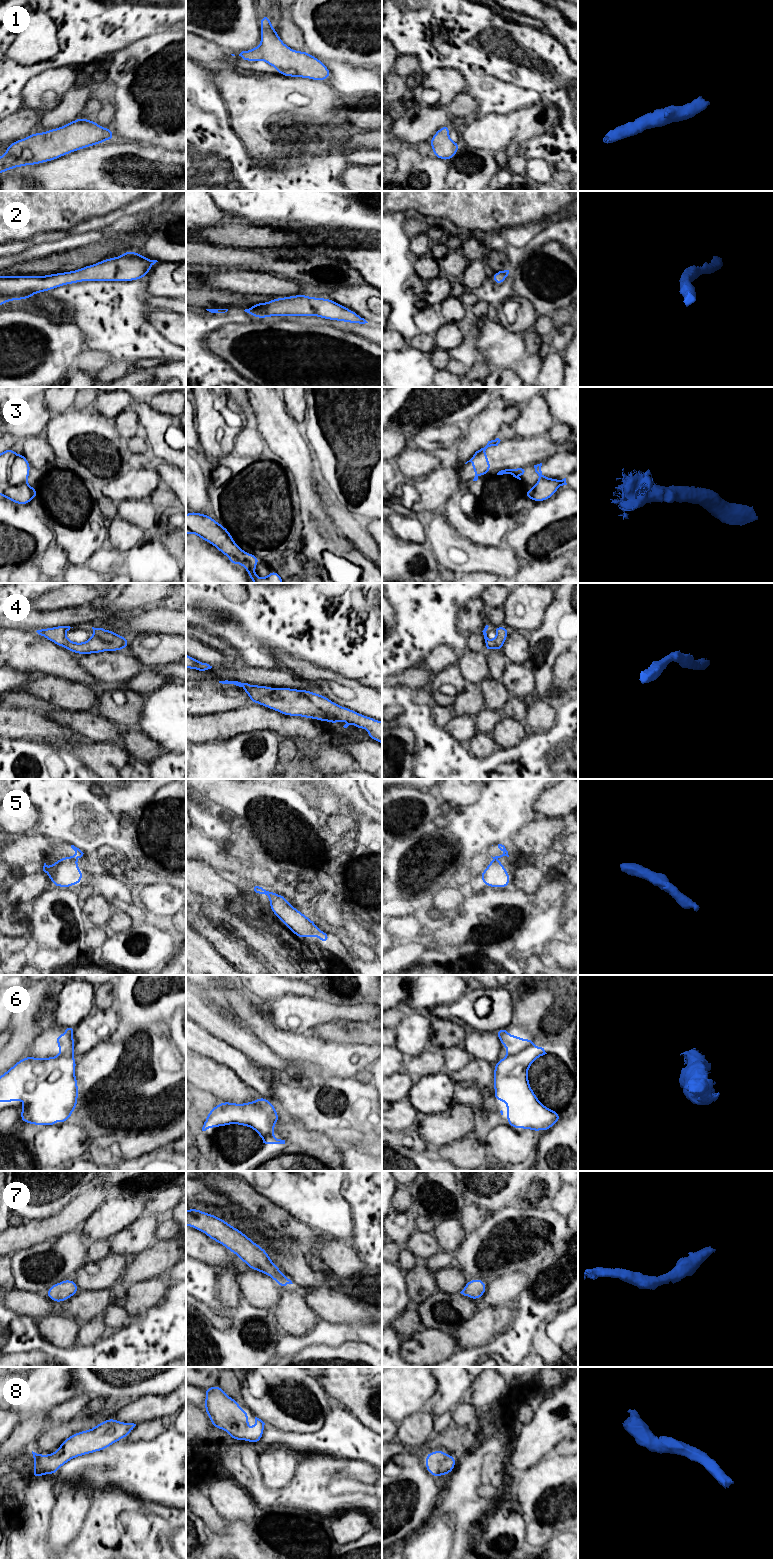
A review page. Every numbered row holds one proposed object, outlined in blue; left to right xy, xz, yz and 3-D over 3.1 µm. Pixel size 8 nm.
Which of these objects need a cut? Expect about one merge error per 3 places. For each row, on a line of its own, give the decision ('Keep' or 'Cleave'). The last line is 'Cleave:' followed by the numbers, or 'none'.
1: Keep
2: Keep
3: Keep
4: Keep
5: Cleave
6: Cleave
7: Keep
8: Keep
Cleave: 5, 6

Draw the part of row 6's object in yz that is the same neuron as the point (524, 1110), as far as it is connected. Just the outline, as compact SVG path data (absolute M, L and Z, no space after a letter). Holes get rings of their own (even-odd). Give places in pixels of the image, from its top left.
M530 1045L513 1056L502 1058L494 1066L494 1098L506 1102L508 1125L516 1130L547 1131L562 1119L558 1111L545 1107L537 1099L529 1085L530 1065L545 1054L544 1048Z

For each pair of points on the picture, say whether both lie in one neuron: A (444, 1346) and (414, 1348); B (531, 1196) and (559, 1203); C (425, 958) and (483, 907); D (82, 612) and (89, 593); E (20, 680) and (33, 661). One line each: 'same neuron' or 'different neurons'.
A: same neuron
B: different neurons
C: same neuron
D: different neurons
E: different neurons

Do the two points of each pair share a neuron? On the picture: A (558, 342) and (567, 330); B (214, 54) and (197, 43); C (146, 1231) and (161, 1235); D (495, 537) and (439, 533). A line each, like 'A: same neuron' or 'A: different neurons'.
A: same neuron
B: same neuron
C: different neurons
D: different neurons

